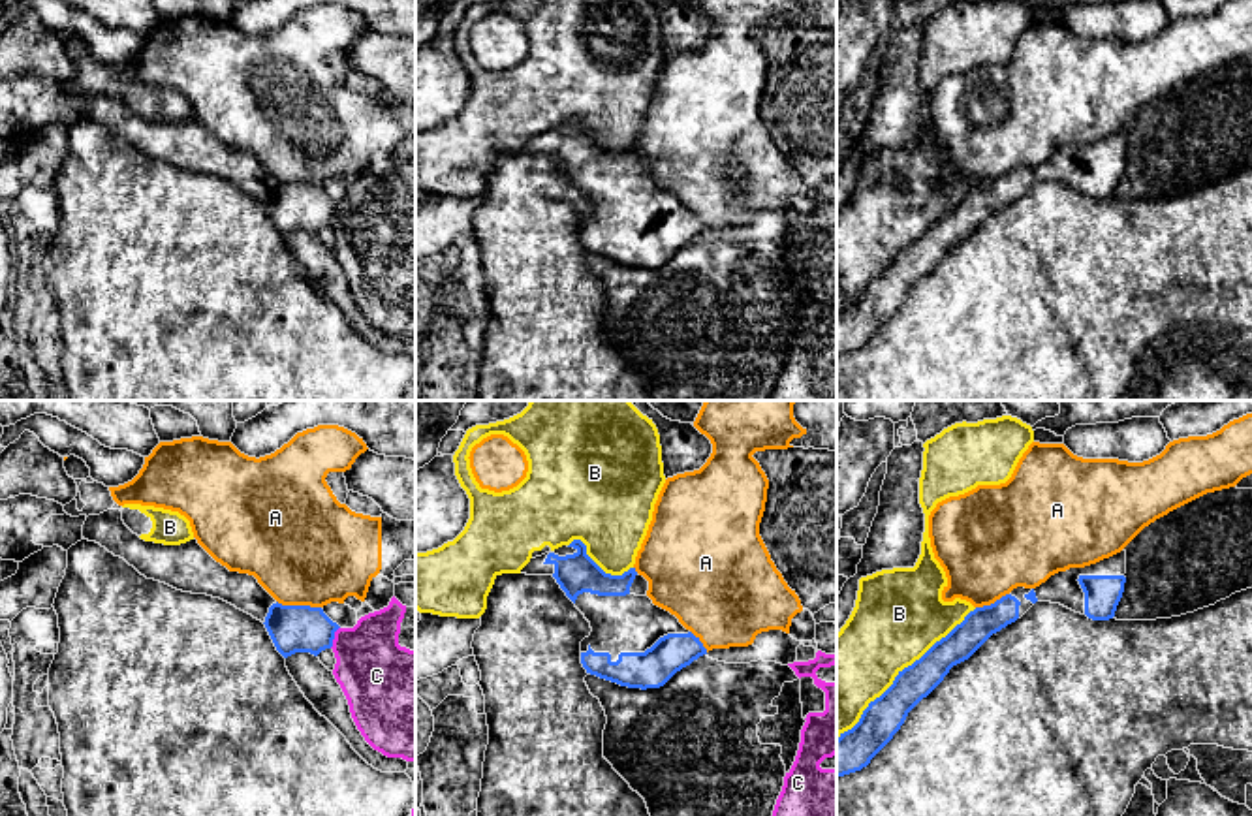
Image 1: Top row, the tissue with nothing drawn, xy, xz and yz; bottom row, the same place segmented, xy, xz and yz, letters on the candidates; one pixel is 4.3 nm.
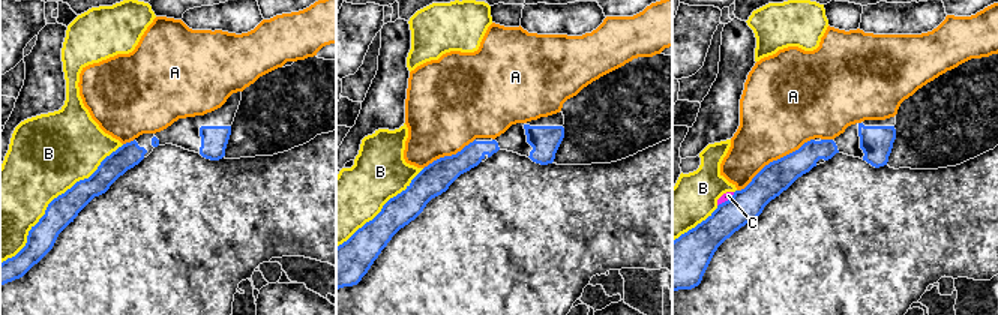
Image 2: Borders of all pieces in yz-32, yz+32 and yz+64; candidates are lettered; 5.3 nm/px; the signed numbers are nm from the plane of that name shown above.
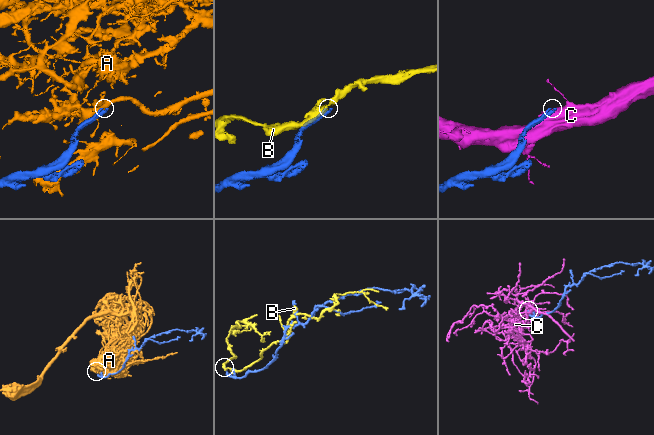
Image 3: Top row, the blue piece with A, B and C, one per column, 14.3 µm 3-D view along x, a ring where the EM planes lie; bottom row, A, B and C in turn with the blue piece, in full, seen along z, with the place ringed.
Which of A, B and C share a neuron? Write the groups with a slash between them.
A / B / C

